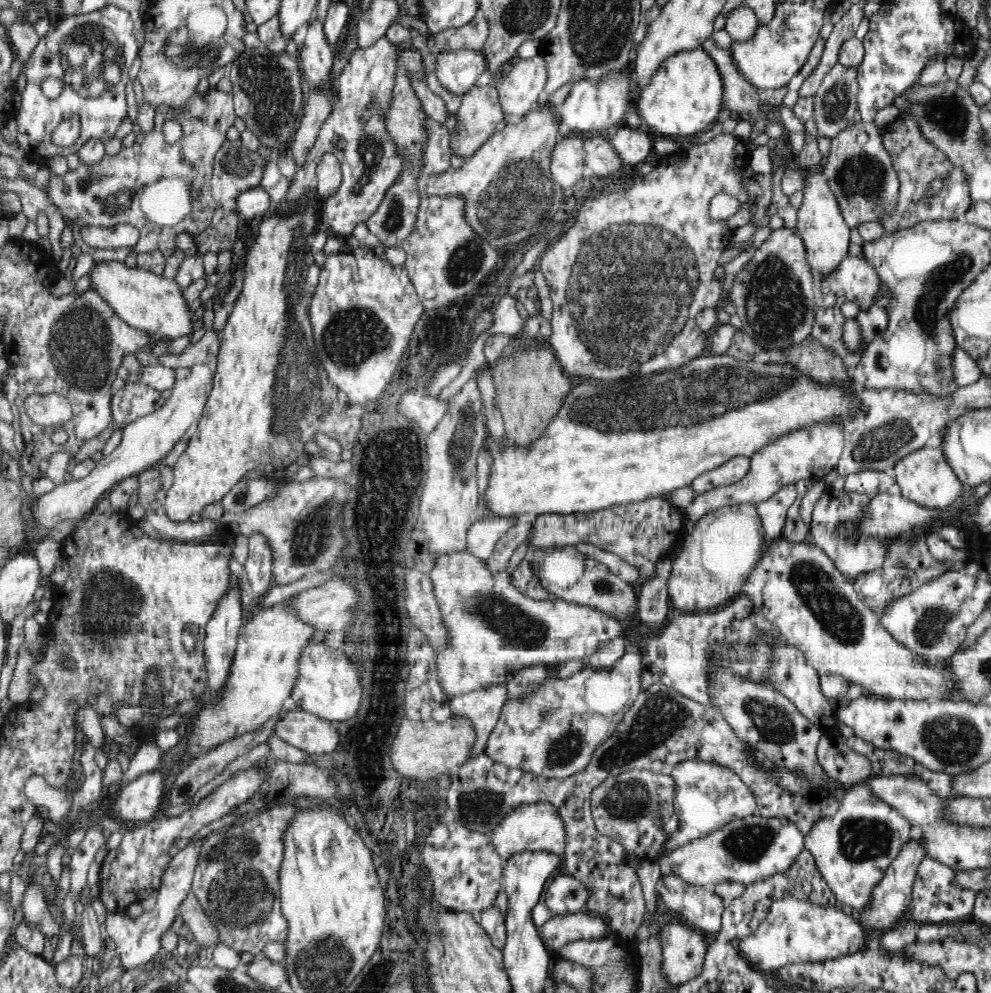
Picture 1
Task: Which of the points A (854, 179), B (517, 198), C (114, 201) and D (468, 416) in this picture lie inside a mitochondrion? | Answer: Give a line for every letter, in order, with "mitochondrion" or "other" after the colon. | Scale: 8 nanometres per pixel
A: mitochondrion
B: mitochondrion
C: mitochondrion
D: mitochondrion

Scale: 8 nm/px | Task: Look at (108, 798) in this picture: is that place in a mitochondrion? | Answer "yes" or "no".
no

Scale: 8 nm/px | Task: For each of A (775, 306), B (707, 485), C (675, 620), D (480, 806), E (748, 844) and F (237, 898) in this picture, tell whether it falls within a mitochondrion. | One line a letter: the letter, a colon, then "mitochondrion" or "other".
A: mitochondrion
B: other
C: other
D: mitochondrion
E: mitochondrion
F: mitochondrion

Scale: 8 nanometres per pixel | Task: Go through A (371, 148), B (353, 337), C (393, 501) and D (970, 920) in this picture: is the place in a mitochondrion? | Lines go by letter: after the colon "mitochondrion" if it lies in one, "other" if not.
A: mitochondrion
B: mitochondrion
C: other
D: other

